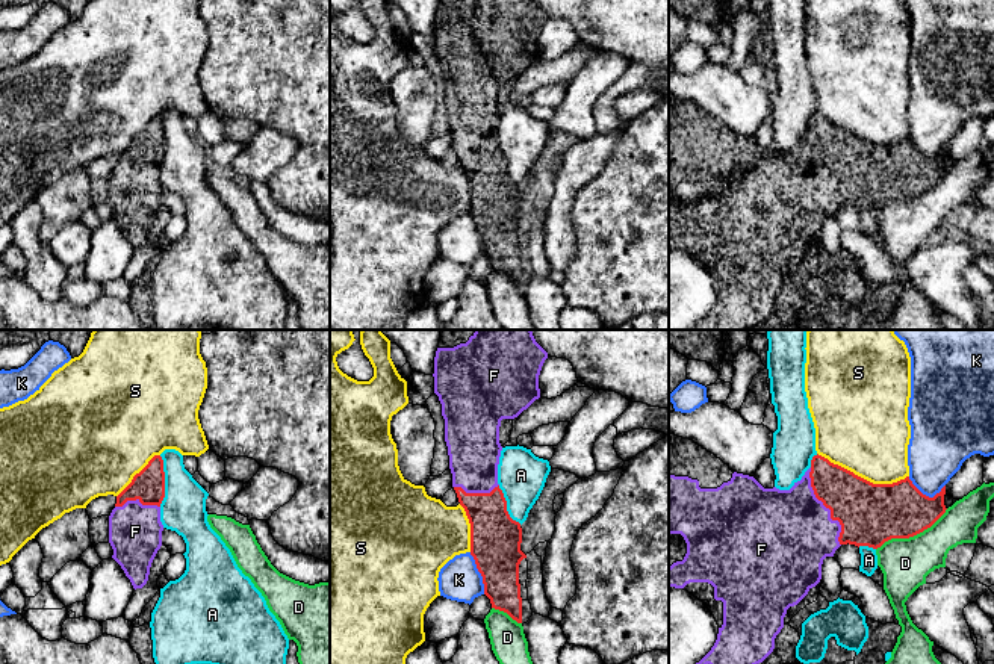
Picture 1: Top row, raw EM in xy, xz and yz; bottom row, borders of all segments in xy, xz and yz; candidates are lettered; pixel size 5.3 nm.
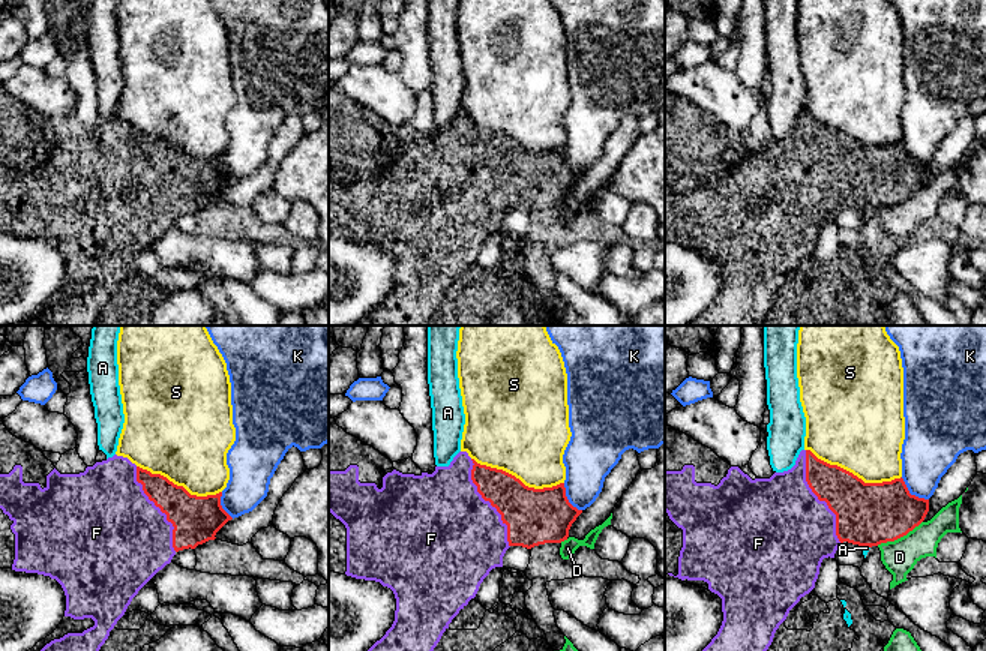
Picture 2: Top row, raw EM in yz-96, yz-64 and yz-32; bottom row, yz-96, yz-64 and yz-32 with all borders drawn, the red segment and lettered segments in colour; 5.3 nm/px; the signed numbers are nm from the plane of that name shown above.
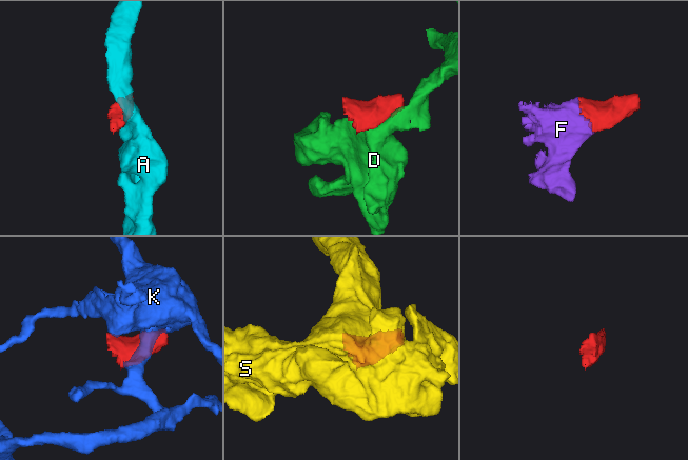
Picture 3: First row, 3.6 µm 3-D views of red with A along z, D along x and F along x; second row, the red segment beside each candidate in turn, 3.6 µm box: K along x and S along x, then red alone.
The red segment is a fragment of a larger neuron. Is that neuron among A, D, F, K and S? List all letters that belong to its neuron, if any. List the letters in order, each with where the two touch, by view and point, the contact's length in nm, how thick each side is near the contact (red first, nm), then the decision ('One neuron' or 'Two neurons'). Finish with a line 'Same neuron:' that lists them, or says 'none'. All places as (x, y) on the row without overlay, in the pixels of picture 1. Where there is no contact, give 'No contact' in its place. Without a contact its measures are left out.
A: Touches red at xy (164, 142). Shared border 280 nm. Thickness 180 nm (red) against 240 nm. Two neurons
D: Touches red at yz (911, 197). Shared border 440 nm. Thickness 320 nm (red) against 260 nm. Two neurons
F: Touches red at yz (828, 168). Shared border 440 nm. Thickness 320 nm (red) against 460 nm. One neuron
K: Touches red at xz (480, 233). Shared border 240 nm. Thickness 280 nm (red) against 220 nm. Two neurons
S: Touches red at yz (863, 139). Shared border 500 nm. Thickness 320 nm (red) against 460 nm. Two neurons
Same neuron: F

